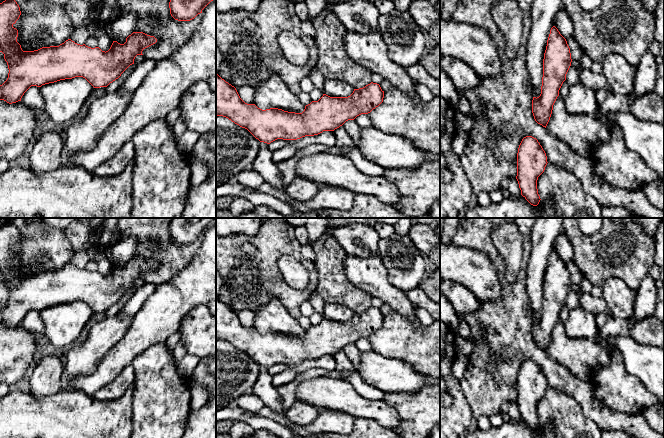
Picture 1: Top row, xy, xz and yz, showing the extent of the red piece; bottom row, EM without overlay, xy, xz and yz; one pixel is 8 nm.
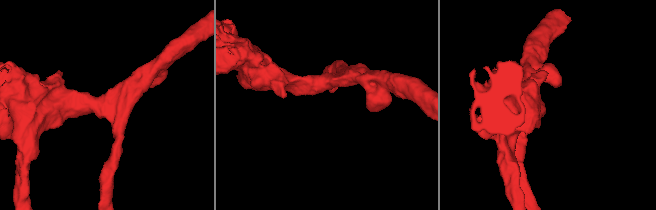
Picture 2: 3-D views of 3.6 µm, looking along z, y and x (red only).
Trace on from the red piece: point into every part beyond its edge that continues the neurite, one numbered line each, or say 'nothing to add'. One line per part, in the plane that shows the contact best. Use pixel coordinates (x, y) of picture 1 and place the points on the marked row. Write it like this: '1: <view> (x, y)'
nothing to add

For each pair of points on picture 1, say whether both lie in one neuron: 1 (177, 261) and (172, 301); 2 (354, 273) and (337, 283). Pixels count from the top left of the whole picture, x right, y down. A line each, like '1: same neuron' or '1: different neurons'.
1: different neurons
2: different neurons

